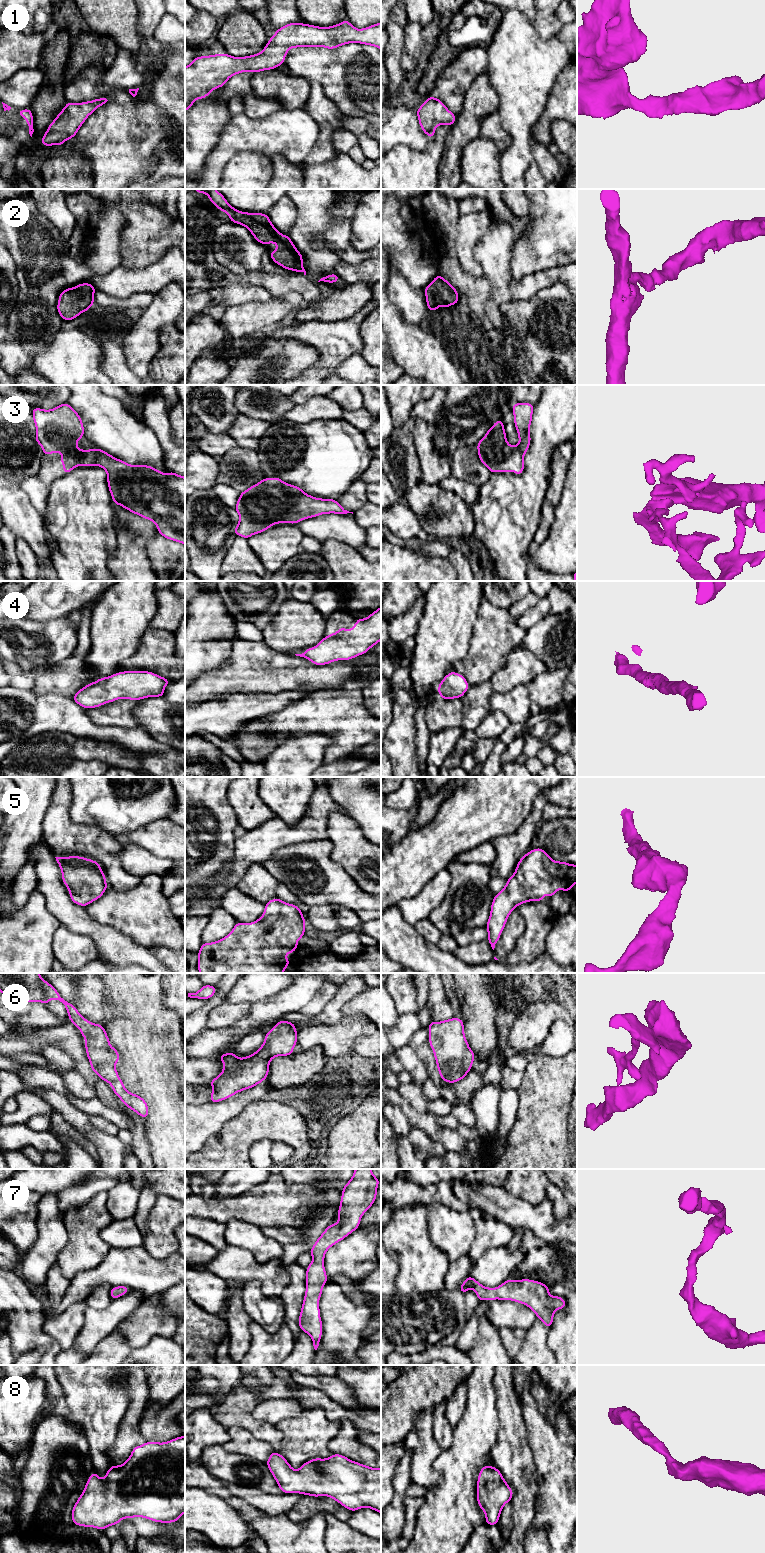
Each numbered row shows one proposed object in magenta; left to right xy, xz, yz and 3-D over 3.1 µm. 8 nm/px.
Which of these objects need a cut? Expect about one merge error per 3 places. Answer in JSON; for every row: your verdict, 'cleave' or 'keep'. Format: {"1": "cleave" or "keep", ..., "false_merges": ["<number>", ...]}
{"1": "keep", "2": "keep", "3": "keep", "4": "keep", "5": "keep", "6": "keep", "7": "keep", "8": "keep", "false_merges": []}

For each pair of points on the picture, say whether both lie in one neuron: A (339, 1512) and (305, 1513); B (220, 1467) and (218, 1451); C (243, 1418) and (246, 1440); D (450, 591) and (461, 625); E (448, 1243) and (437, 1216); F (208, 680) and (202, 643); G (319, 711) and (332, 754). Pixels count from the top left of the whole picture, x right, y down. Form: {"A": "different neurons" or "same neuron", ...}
{"A": "same neuron", "B": "same neuron", "C": "different neurons", "D": "same neuron", "E": "same neuron", "F": "different neurons", "G": "same neuron"}

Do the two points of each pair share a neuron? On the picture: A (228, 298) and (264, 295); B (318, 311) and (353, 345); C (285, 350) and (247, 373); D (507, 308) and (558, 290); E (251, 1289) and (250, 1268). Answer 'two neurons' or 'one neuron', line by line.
A: one neuron
B: two neurons
C: one neuron
D: one neuron
E: two neurons

